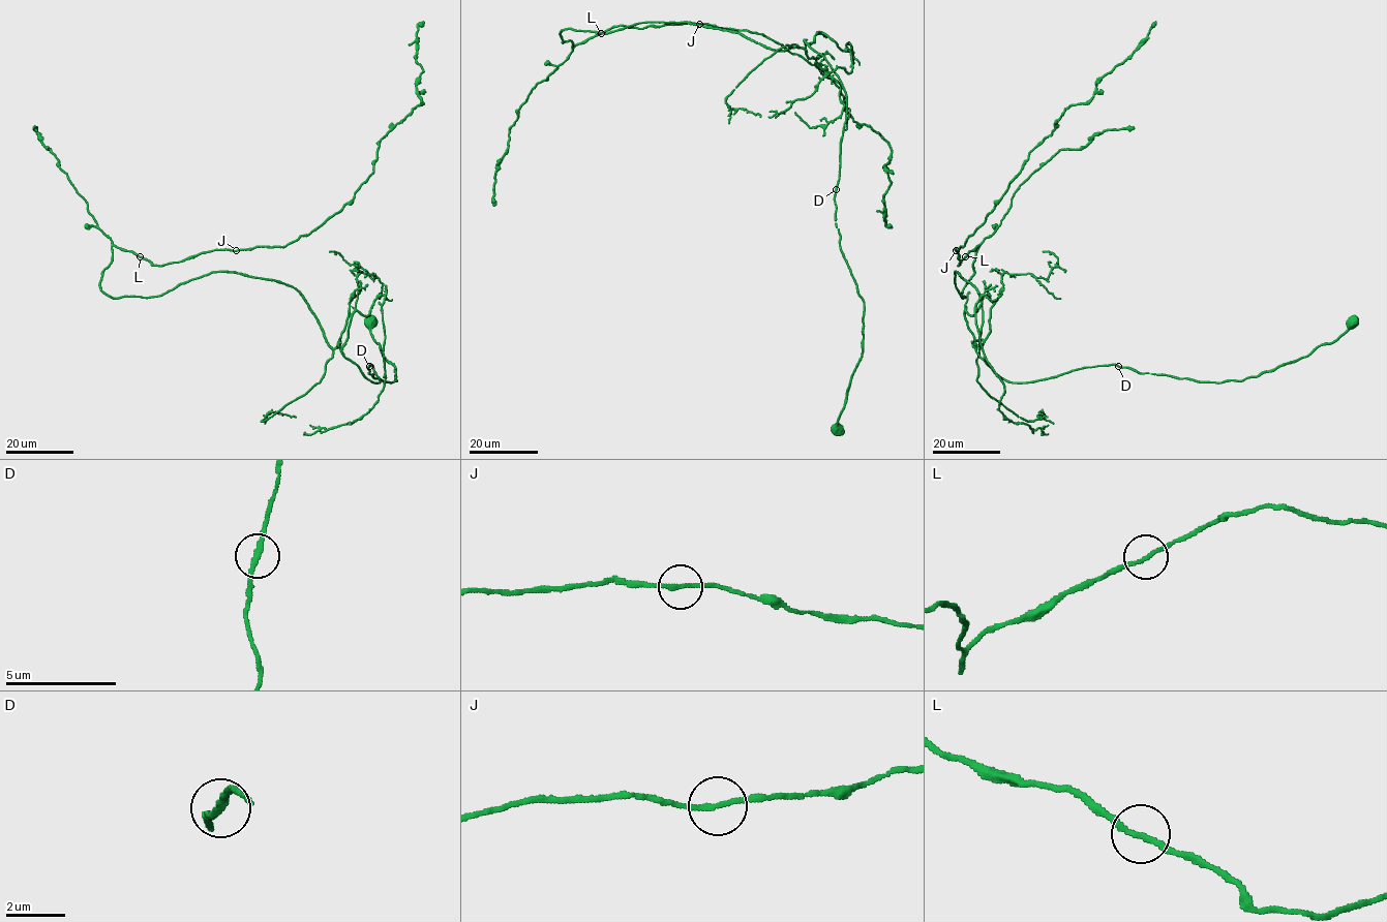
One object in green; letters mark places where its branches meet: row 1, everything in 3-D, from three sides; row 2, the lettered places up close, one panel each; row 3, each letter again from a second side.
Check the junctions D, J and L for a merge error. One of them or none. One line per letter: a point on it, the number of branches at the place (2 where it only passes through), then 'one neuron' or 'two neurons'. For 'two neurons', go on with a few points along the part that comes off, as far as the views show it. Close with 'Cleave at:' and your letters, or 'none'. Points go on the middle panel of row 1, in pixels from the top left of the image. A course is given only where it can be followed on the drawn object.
D: at (836, 189); 2 branches meet; one neuron
J: at (699, 24); 2 branches meet; one neuron
L: at (601, 33); 2 branches meet; one neuron
Cleave at: none

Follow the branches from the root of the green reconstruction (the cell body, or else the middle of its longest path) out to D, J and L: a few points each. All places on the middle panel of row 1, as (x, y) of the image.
D: (838, 429), (837, 422), (850, 376), (861, 357), (864, 300), (840, 248), (835, 223), (836, 189)
J: (838, 429), (864, 313), (835, 223), (838, 75), (804, 40), (685, 22), (560, 34), (700, 23)
L: (838, 429), (864, 313), (835, 223), (840, 80), (804, 40), (560, 34), (601, 33)

